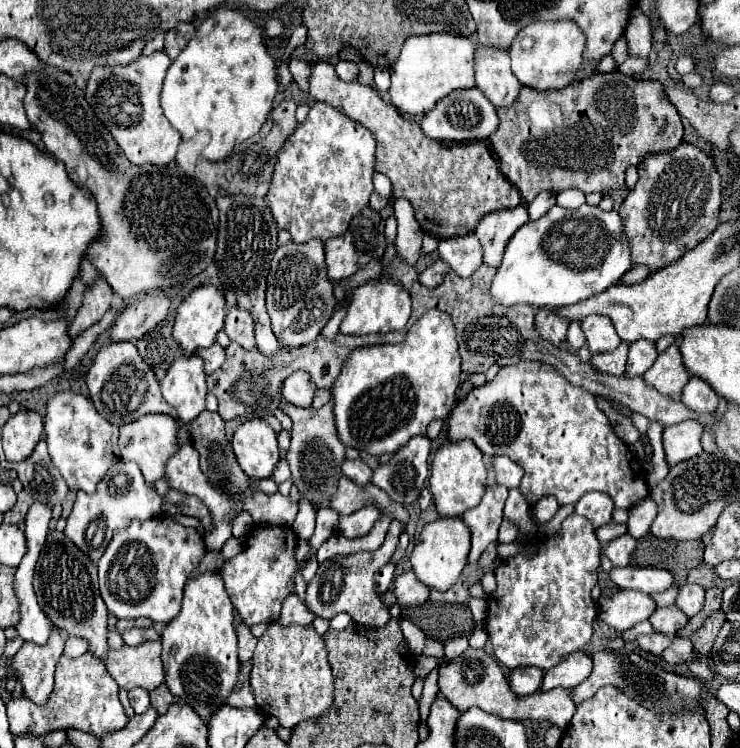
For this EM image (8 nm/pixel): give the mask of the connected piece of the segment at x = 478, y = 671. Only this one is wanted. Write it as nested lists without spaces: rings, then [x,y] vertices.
[[[468,648],[464,654],[460,654],[456,660],[446,662],[438,668],[438,688],[440,694],[458,710],[466,712],[472,706],[484,710],[486,714],[498,714],[506,720],[550,720],[558,728],[568,728],[572,720],[572,698],[566,690],[550,690],[550,692],[534,692],[530,696],[516,696],[502,672],[502,668],[496,664],[492,656],[488,656],[484,650]]]

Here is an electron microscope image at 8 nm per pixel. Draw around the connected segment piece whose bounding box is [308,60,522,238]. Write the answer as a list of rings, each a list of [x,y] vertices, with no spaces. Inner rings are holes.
[[[310,62],[310,98],[316,102],[326,102],[342,110],[348,118],[356,120],[368,128],[376,142],[380,144],[380,154],[376,158],[376,172],[382,172],[392,182],[394,198],[410,200],[416,220],[424,232],[438,238],[452,238],[470,234],[478,222],[488,212],[500,208],[516,208],[522,198],[516,188],[498,170],[496,160],[484,142],[466,144],[440,144],[430,140],[416,122],[404,120],[392,104],[386,104],[382,96],[366,84],[344,82],[338,78],[330,62]]]

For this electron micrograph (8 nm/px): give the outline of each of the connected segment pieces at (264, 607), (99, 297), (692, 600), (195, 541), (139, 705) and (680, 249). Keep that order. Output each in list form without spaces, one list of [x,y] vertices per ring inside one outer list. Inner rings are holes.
[[[264,526],[262,530],[256,530],[248,536],[244,550],[236,558],[224,562],[220,574],[226,584],[226,592],[230,594],[230,600],[246,626],[278,618],[282,600],[292,592],[290,578],[296,574],[298,568],[298,562],[294,558],[296,542],[296,534],[290,528]],[[272,552],[276,552],[276,556],[264,556]]]
[[[96,278],[94,284],[86,288],[82,306],[78,308],[78,314],[70,324],[72,338],[76,338],[80,332],[90,328],[94,322],[98,322],[104,316],[104,312],[110,308],[110,300],[112,300],[110,296],[112,296],[112,288],[106,284],[104,278]]]
[[[684,584],[678,590],[676,596],[676,606],[686,614],[686,616],[694,616],[702,610],[704,606],[704,588],[698,584]]]
[[[156,516],[150,518],[146,522],[142,520],[134,520],[128,530],[120,532],[120,538],[140,538],[140,540],[132,540],[138,544],[144,544],[148,548],[148,552],[152,552],[154,562],[154,587],[149,596],[139,602],[126,602],[120,596],[106,596],[106,586],[100,586],[102,592],[102,600],[108,608],[110,614],[114,614],[116,618],[150,618],[152,622],[172,622],[178,614],[180,614],[180,602],[182,602],[182,592],[184,586],[188,582],[188,578],[198,570],[204,554],[208,552],[204,546],[202,536],[194,530],[194,528],[184,528],[182,524],[178,524],[174,518],[170,516]]]
[[[130,690],[128,696],[130,696],[130,704],[132,704],[136,714],[144,714],[150,708],[148,690]]]
[[[682,142],[670,152],[648,154],[638,164],[638,174],[640,178],[636,186],[628,192],[618,214],[622,218],[624,238],[628,240],[628,246],[632,250],[632,268],[648,266],[650,274],[654,274],[676,262],[680,256],[684,256],[684,252],[696,248],[704,238],[708,238],[716,230],[720,212],[720,176],[710,156],[686,142]]]

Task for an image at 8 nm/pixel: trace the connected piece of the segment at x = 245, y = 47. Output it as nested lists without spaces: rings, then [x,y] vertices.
[[[218,8],[202,22],[202,26],[188,42],[186,50],[182,50],[180,56],[168,68],[162,90],[162,108],[168,122],[182,136],[184,142],[194,140],[202,132],[210,136],[202,150],[204,160],[224,162],[234,152],[236,144],[242,144],[244,140],[260,132],[262,124],[268,118],[276,92],[278,92],[276,64],[266,52],[266,46],[262,44],[262,32],[238,10]]]

